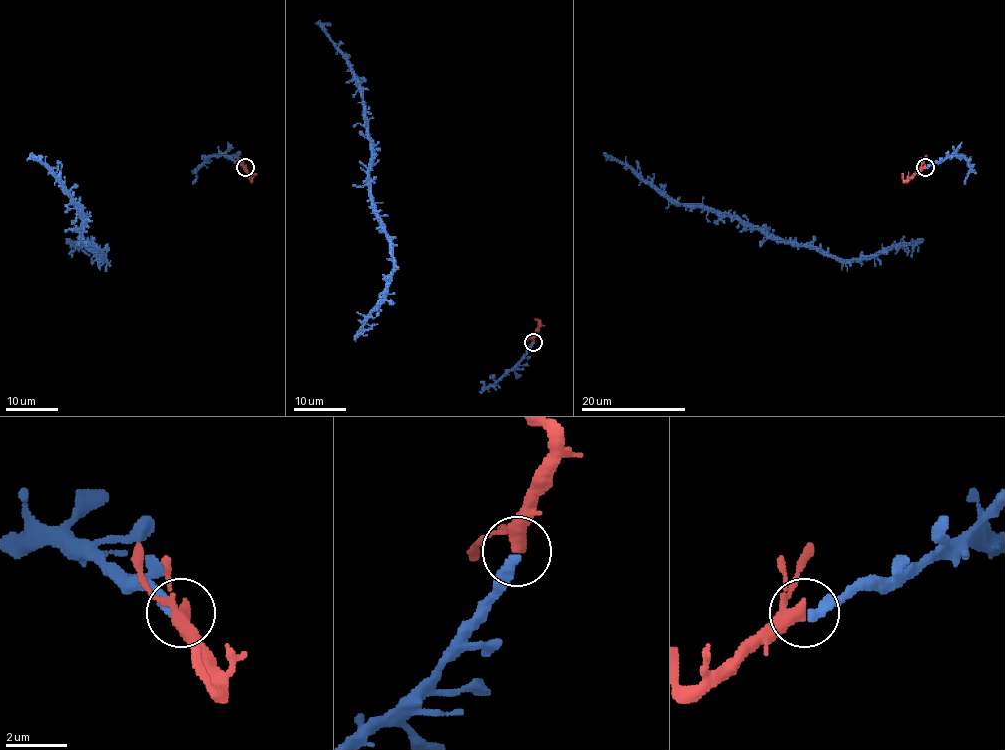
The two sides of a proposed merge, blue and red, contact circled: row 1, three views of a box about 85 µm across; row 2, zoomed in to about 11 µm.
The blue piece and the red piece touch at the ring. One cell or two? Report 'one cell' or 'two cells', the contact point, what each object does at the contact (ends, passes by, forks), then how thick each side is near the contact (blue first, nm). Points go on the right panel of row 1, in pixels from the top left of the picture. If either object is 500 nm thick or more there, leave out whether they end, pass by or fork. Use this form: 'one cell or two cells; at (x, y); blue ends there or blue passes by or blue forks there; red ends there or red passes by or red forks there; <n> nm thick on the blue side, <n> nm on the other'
one cell; at (925, 167); blue ends there; red forks there; 360 nm thick on the blue side, 280 nm on the other

